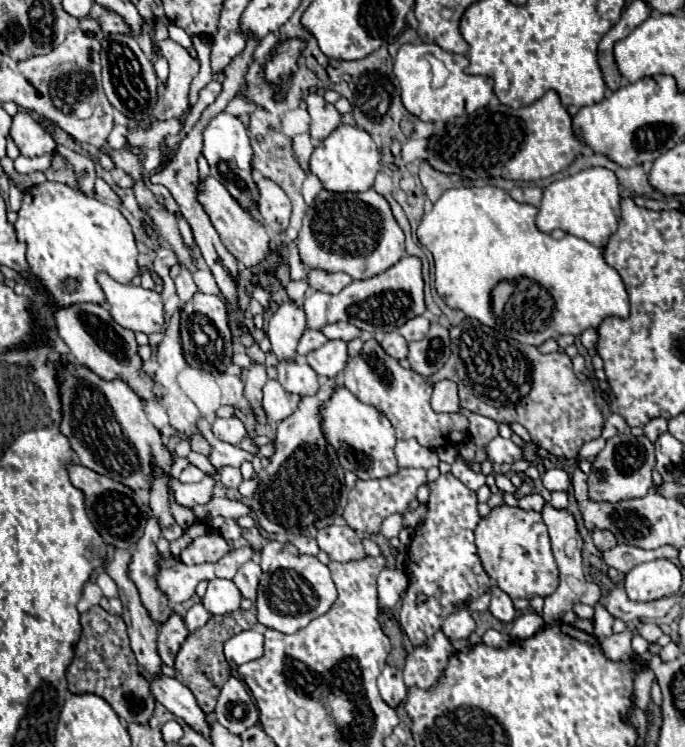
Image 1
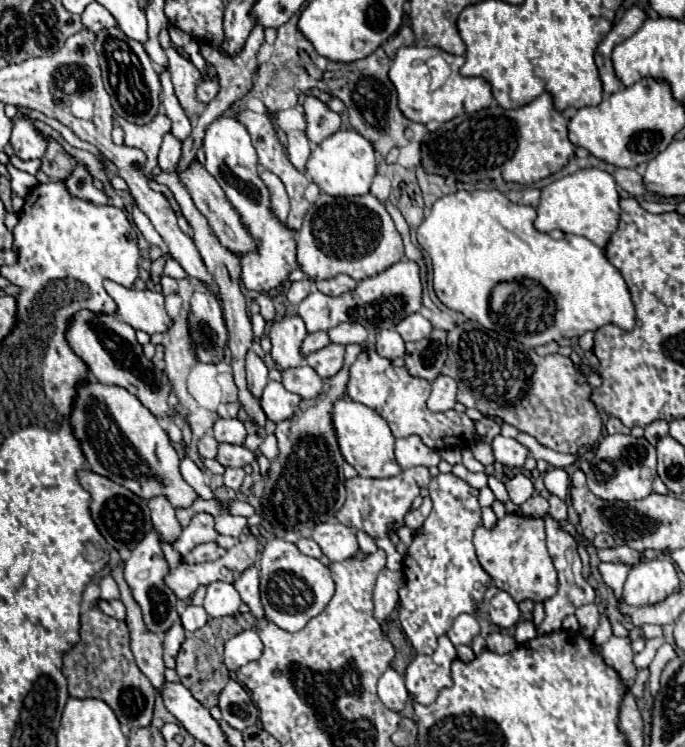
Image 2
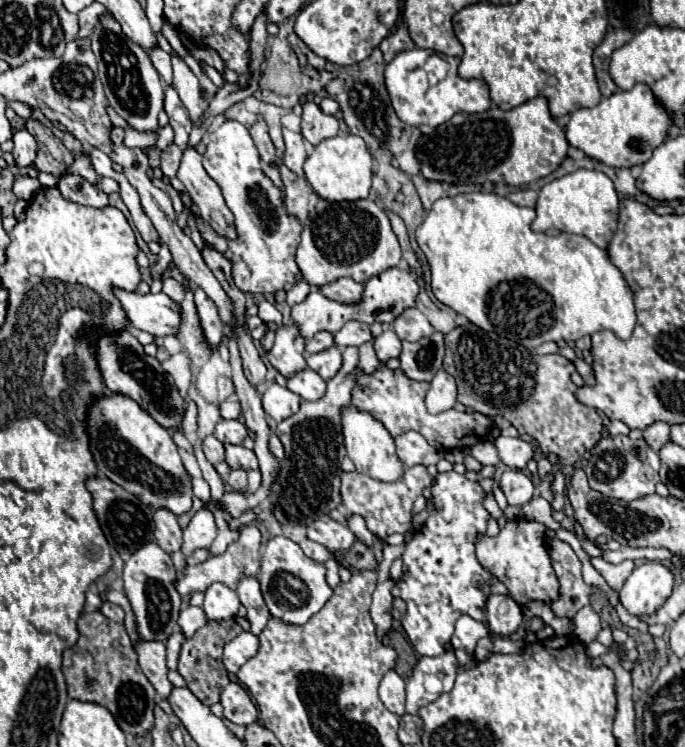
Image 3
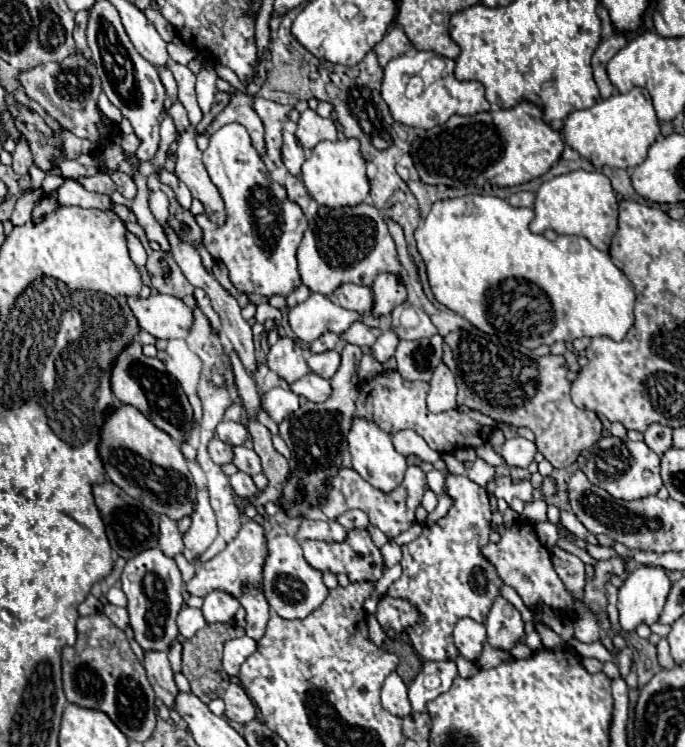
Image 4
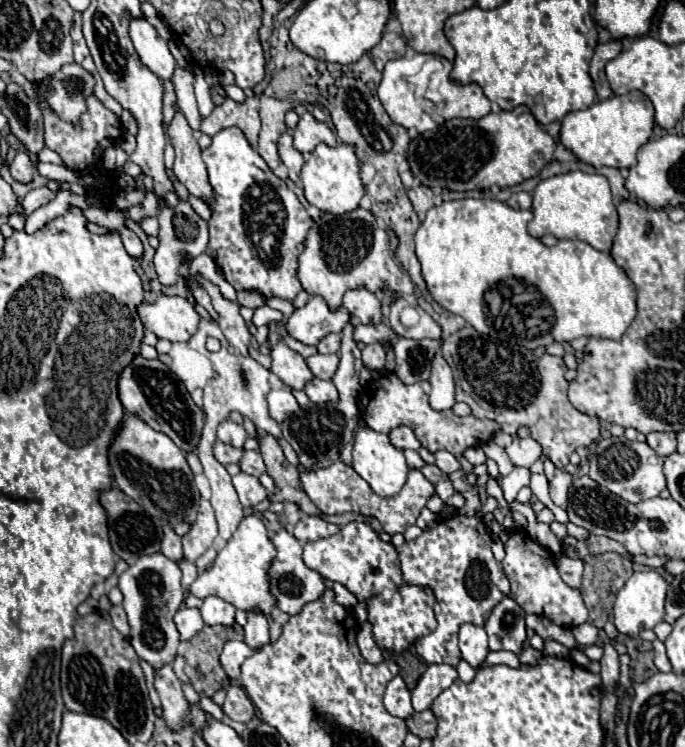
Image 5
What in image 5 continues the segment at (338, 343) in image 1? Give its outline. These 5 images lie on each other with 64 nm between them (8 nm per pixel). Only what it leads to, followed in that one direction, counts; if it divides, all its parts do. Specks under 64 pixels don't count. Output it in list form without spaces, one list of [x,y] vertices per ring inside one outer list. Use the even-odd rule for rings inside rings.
[[[314,354],[314,356],[306,358],[306,364],[316,378],[332,380],[332,376],[338,368],[338,356],[336,354]]]

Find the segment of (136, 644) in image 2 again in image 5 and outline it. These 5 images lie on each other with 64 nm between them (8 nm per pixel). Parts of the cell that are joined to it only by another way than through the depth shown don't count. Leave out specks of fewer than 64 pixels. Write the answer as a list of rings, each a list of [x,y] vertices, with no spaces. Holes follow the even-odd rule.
[[[170,664],[154,672],[154,686],[162,702],[162,720],[170,730],[182,730],[188,718],[188,700],[182,692],[182,682],[176,678]]]

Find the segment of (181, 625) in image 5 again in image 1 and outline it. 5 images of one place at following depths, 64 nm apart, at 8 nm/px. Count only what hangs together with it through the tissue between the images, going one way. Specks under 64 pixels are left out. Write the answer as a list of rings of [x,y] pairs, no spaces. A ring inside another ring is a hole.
[[[194,604],[192,608],[188,608],[188,612],[184,614],[184,622],[186,622],[186,628],[192,632],[196,628],[202,628],[206,622],[208,622],[210,614],[206,612],[206,608],[202,604]]]

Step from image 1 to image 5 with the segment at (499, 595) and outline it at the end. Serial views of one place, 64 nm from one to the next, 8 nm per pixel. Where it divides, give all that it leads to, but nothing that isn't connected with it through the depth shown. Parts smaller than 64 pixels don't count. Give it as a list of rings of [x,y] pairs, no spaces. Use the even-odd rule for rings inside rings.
[[[504,598],[500,604],[496,604],[484,624],[492,652],[510,650],[516,656],[522,652],[524,642],[528,638],[524,616],[526,612],[512,598]]]

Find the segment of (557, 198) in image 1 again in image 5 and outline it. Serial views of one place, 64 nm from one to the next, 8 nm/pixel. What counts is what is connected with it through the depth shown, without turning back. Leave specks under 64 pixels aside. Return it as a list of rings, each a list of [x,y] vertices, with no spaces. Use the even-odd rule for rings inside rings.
[[[568,172],[546,180],[540,180],[532,194],[532,222],[528,224],[528,234],[542,238],[546,234],[558,240],[582,240],[592,248],[610,254],[612,240],[618,232],[618,212],[612,202],[608,180],[600,174]]]

